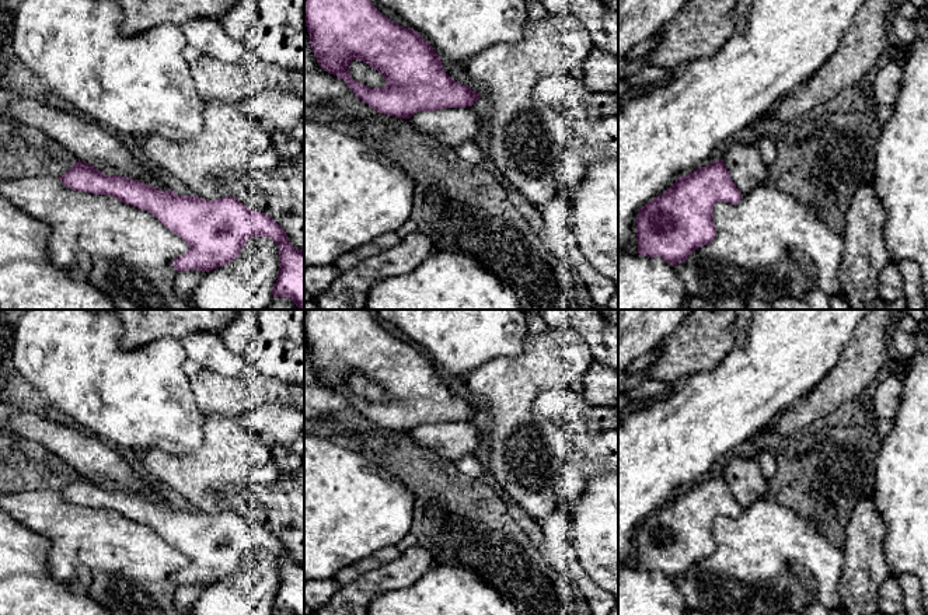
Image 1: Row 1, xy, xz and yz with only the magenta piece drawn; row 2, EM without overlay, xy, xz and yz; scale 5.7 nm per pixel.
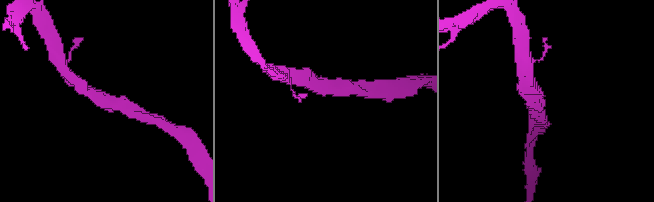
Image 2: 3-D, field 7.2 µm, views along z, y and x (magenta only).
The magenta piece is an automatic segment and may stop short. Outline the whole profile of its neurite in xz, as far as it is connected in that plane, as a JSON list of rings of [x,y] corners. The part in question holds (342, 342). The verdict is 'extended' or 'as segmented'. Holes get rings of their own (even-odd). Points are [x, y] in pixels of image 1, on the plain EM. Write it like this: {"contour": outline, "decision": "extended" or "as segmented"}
{"contour": [[[307,310],[304,314],[304,338],[318,380],[343,394],[359,413],[380,427],[409,433],[422,424],[472,420],[475,415],[482,412],[479,406],[453,394],[446,387],[442,371],[428,354],[412,342],[405,342],[383,329],[367,310]],[[352,374],[360,374],[377,384],[387,398],[381,402],[371,402],[353,394],[349,384]]], "decision": "as segmented"}

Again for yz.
{"contour": [[[714,475],[698,481],[695,486],[680,490],[669,503],[646,517],[636,528],[638,567],[649,572],[659,570],[676,580],[690,572],[690,567],[714,555],[716,541],[714,520],[718,516],[737,518],[742,507],[736,502],[723,476]]], "decision": "as segmented"}

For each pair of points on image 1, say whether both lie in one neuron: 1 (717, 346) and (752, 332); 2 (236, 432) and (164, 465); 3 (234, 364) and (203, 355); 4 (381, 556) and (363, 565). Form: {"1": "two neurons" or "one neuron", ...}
{"1": "two neurons", "2": "one neuron", "3": "one neuron", "4": "one neuron"}

